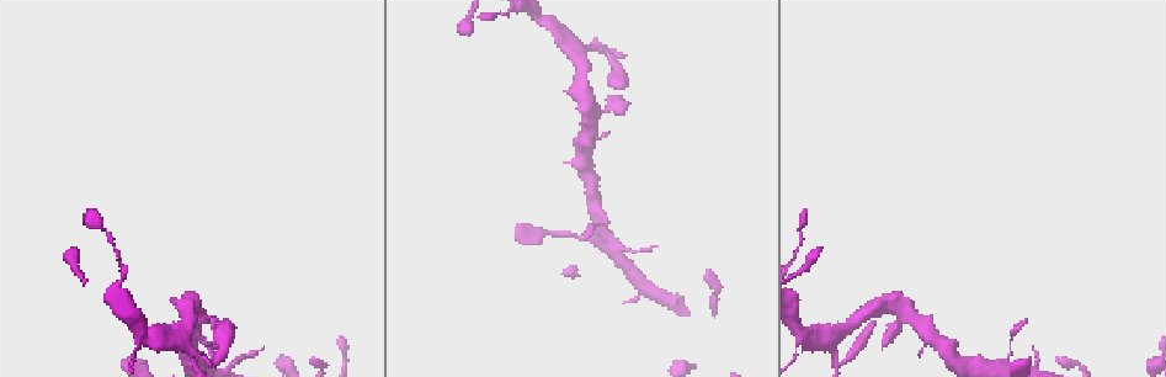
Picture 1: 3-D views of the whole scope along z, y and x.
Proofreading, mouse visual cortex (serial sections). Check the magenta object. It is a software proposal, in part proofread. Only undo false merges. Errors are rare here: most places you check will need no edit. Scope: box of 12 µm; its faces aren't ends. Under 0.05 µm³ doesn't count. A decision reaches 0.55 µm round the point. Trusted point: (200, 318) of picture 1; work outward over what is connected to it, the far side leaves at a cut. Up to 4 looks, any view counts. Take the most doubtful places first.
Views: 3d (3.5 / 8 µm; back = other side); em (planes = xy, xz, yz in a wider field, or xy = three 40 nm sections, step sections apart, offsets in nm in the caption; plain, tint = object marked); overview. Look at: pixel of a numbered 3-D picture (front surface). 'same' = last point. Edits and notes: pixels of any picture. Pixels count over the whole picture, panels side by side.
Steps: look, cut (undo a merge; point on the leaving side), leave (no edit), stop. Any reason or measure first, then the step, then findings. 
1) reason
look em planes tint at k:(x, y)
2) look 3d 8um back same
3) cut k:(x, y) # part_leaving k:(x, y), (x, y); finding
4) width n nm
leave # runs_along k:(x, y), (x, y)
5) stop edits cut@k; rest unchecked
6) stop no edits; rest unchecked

a narrow waist
look 3d 8um at 1:(196, 364)

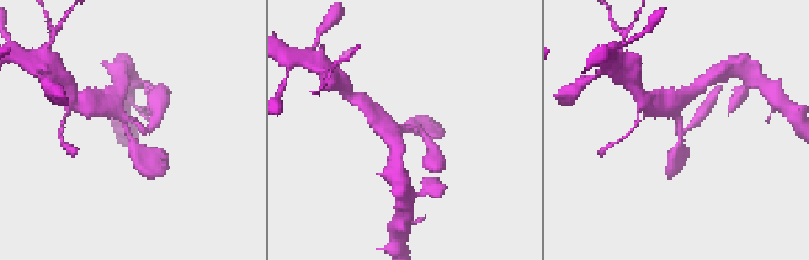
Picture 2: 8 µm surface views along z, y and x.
need the tissue
look em xy step 1 tint at 2:(678, 129)

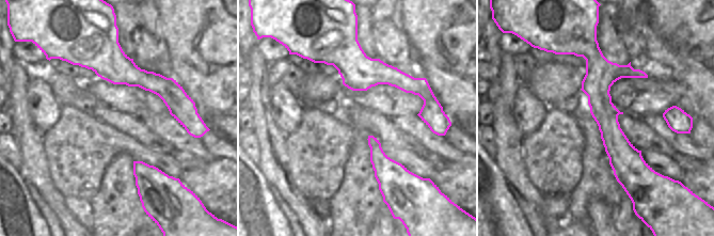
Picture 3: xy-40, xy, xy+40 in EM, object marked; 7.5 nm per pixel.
leave # runs_along 3:(590, 47), (623, 183); one cell here

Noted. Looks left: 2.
small branch off a trunk
look em xy step 3 tint at 1:(535, 13)

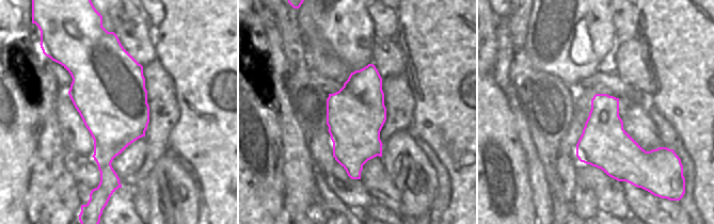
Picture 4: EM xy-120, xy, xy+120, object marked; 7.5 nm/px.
look 3d 3.5um same

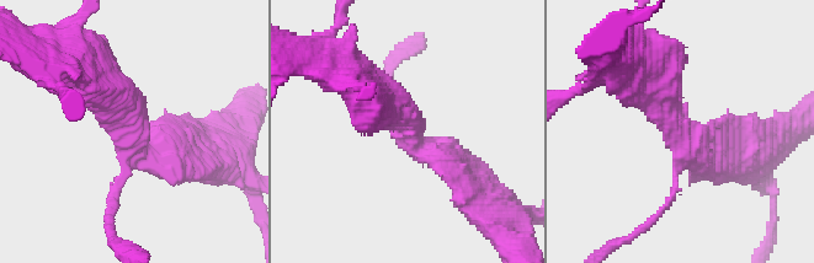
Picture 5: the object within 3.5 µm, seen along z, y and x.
leave # runs_along 5:(474, 184), (409, 138), (376, 96); all the same cell

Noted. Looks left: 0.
stop no edits; rest unchecked

